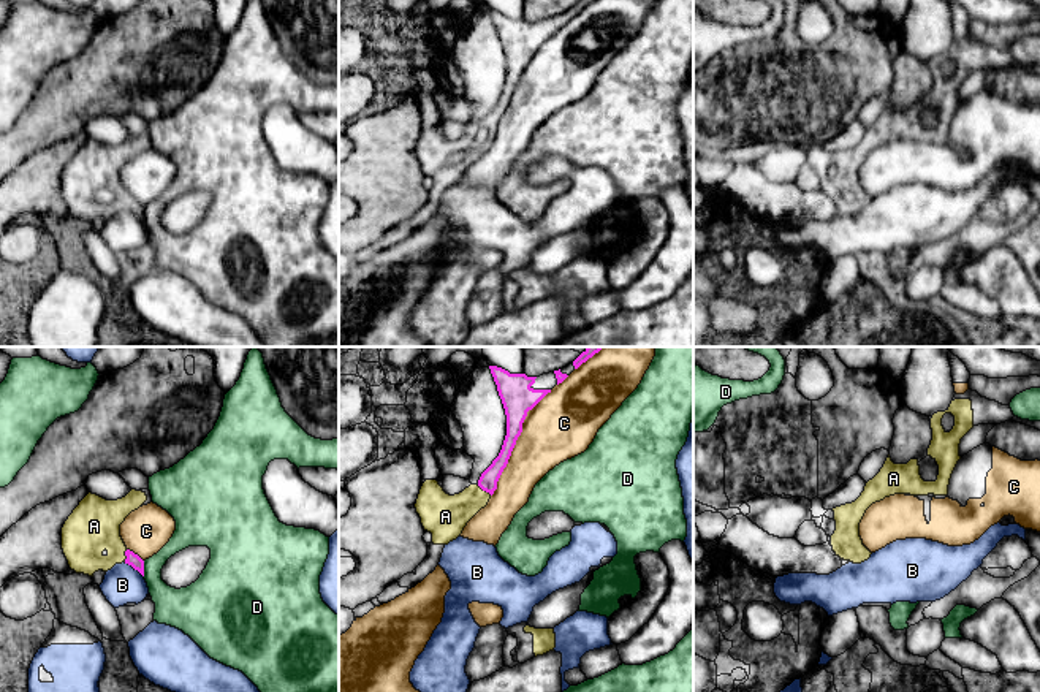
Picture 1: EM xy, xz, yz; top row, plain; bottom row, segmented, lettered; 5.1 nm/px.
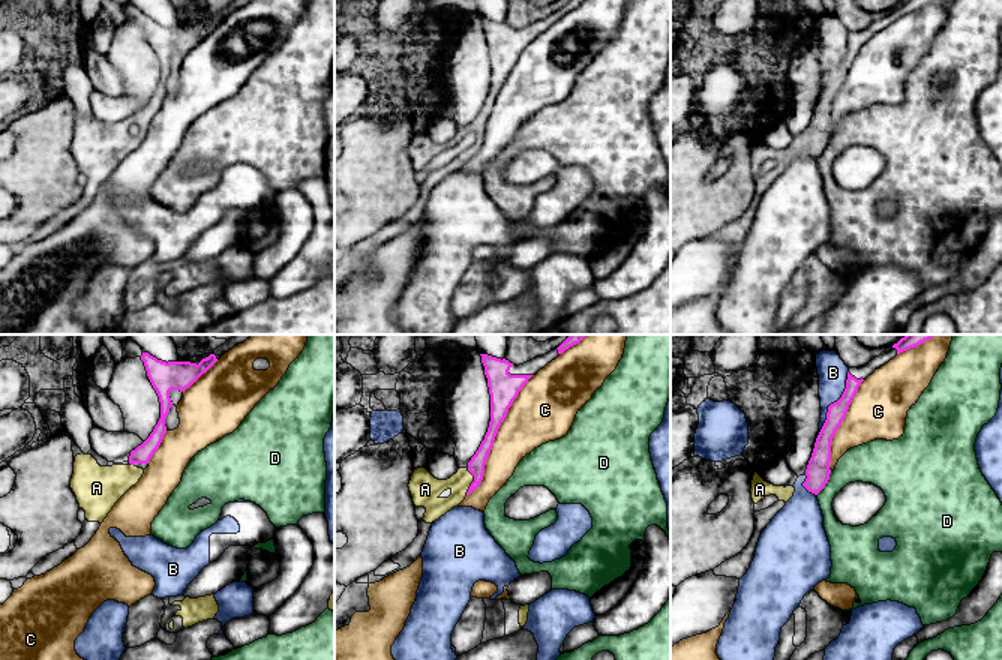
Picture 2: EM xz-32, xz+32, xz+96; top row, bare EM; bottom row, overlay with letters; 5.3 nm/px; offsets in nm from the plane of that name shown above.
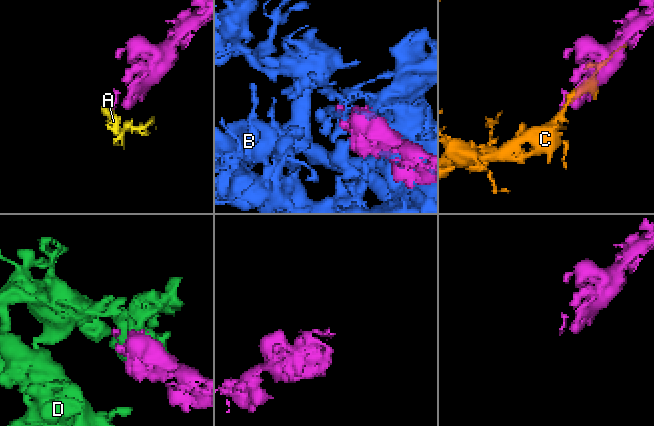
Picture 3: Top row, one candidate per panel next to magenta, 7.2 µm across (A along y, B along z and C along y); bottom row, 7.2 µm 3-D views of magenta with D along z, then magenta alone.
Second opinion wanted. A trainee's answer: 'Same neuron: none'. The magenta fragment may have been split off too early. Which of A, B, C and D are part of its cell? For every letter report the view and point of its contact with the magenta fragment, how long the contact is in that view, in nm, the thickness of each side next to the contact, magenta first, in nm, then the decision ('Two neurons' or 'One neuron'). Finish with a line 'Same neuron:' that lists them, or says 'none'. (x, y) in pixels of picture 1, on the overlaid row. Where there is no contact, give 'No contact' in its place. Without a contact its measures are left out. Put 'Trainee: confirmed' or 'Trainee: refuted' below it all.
A: Touches magenta at xz (485, 490). Shared border 90 nm. Thickness 100 nm (magenta) against 220 nm. One neuron
B: Touches magenta at xy (133, 567). Shared border 130 nm. Thickness 70 nm (magenta) against 200 nm. Two neurons
C: Touches magenta at xz (515, 442). Shared border 600 nm. Thickness 170 nm (magenta) against 340 nm. Two neurons
D: Touches magenta at xy (143, 569). Shared border 80 nm. Thickness 70 nm (magenta) against 190 nm. Two neurons
Same neuron: A
Trainee: refuted

